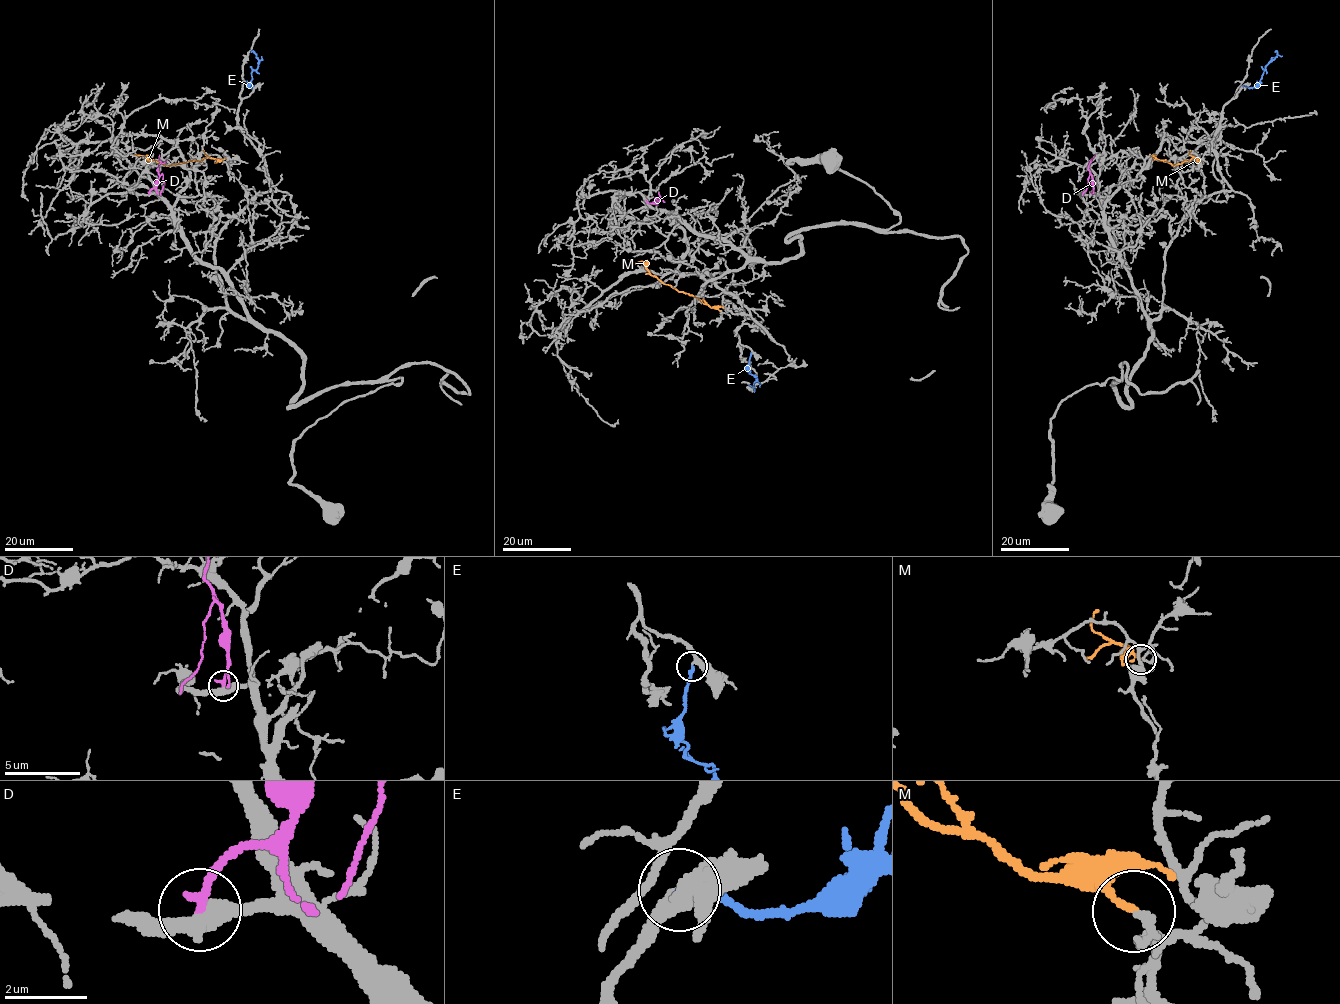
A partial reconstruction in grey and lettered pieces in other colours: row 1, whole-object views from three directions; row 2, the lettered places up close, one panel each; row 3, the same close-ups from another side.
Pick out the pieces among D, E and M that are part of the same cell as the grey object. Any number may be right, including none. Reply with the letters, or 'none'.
E

